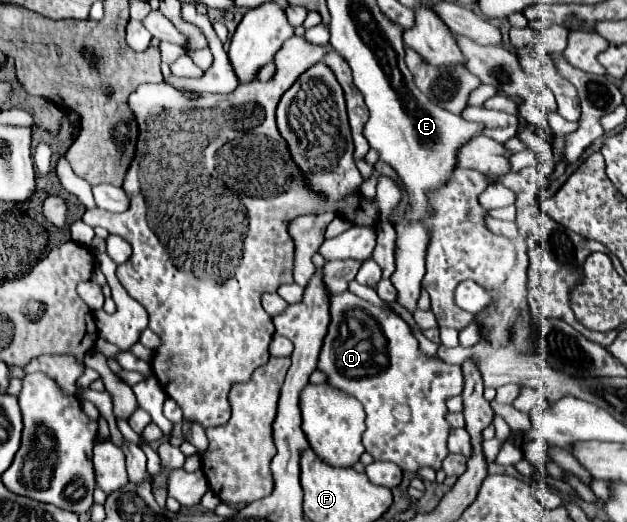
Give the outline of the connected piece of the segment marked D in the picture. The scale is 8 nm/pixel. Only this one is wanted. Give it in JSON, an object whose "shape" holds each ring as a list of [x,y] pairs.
{"shape":[[[351,291],[333,295],[331,325],[319,355],[319,371],[327,375],[327,385],[355,397],[363,405],[367,429],[363,431],[361,441],[375,461],[393,461],[403,471],[417,471],[417,467],[425,465],[441,469],[441,461],[449,455],[447,437],[451,429],[445,403],[449,397],[461,395],[465,379],[459,365],[449,365],[437,357],[423,355],[409,325],[401,317],[359,299]]]}

